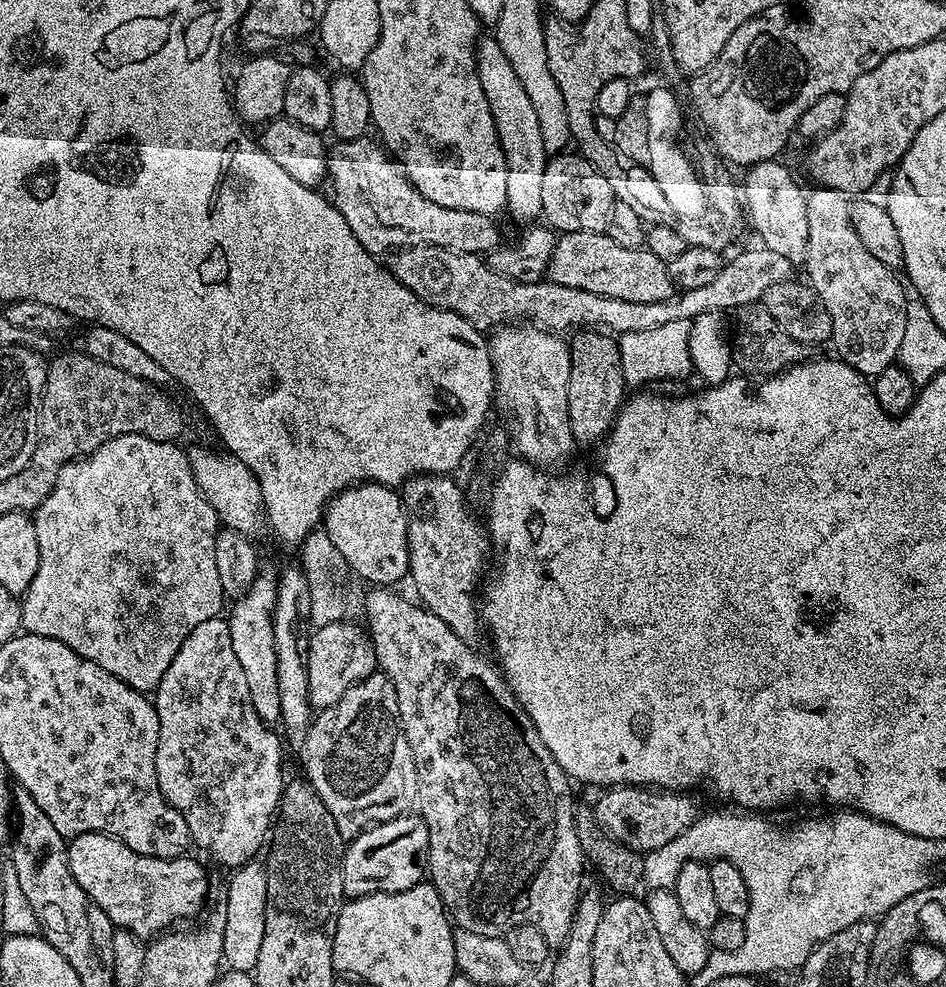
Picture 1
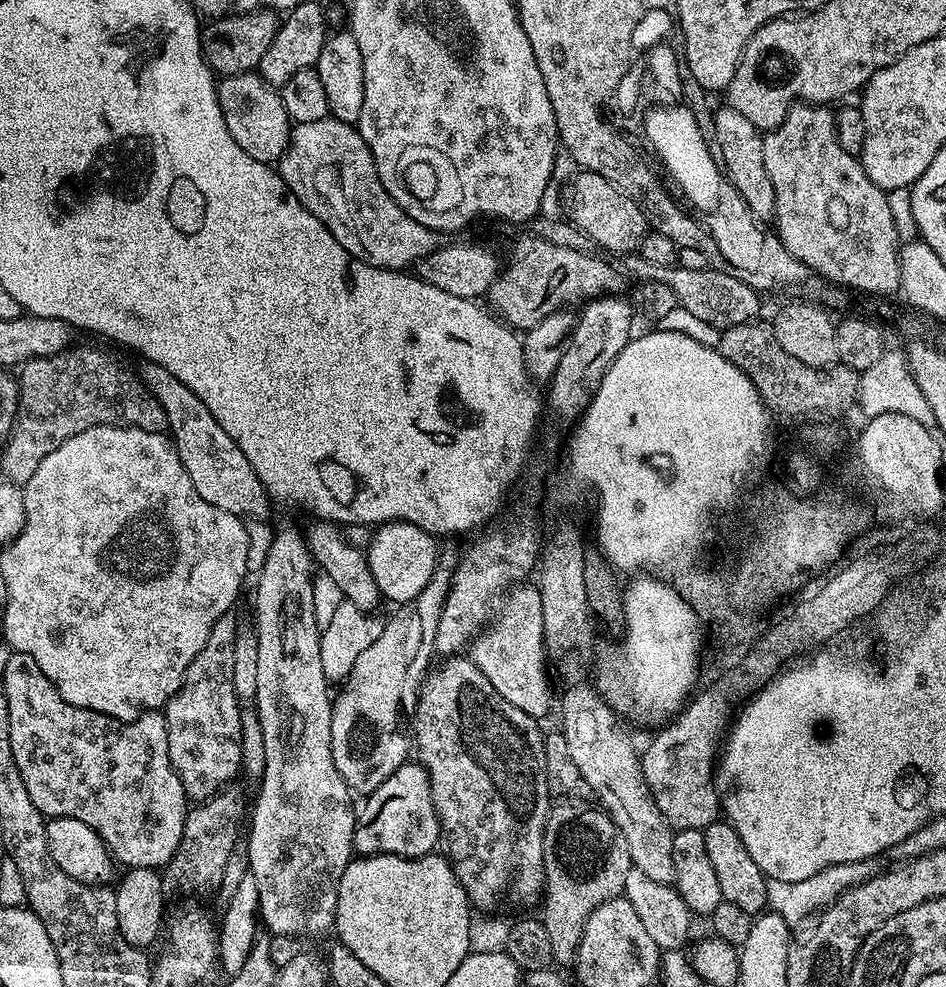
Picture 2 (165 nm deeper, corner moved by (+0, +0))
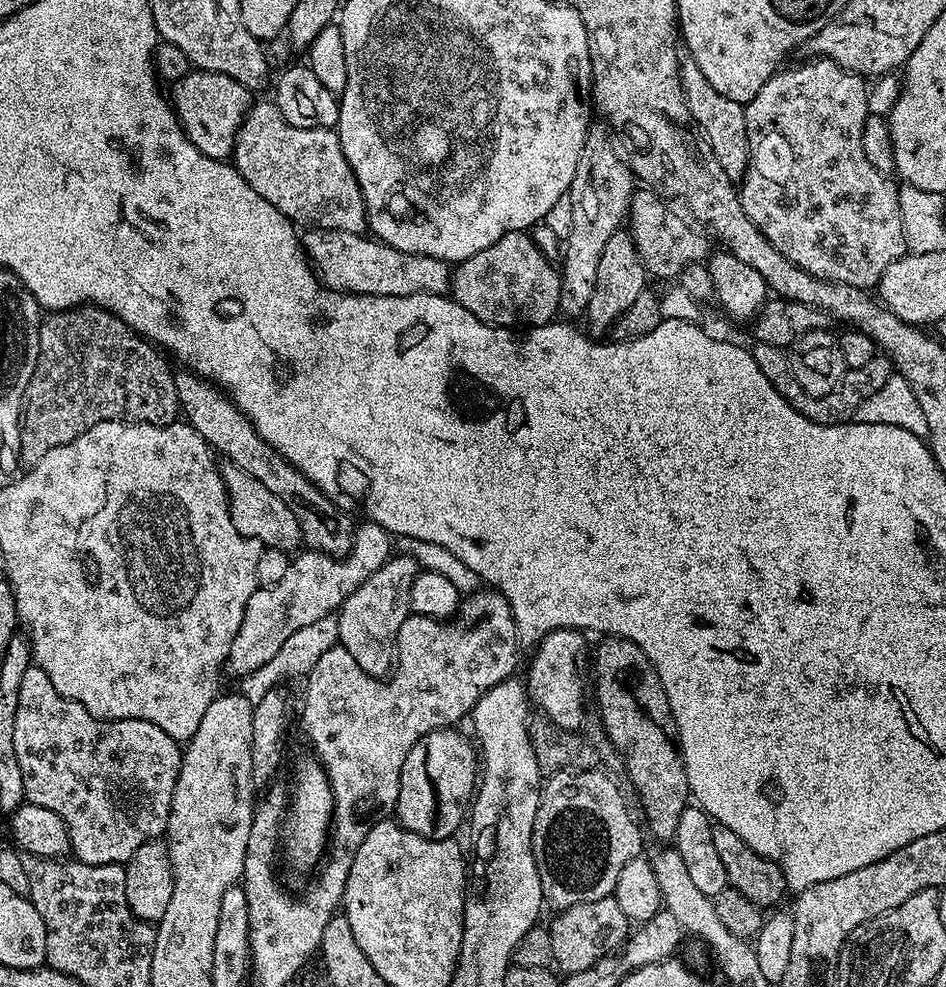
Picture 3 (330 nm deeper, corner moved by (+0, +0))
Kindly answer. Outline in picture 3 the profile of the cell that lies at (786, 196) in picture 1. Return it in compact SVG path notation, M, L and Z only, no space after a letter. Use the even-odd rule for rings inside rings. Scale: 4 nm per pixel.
M690 58L681 63L680 78L682 90L685 92L686 105L689 106L689 114L694 124L700 127L698 132L708 152L716 160L717 166L725 170L728 178L734 182L743 180L752 157L750 142L746 138L744 105L718 94L718 90L710 86L706 74L702 74L702 70L698 70L698 66Z

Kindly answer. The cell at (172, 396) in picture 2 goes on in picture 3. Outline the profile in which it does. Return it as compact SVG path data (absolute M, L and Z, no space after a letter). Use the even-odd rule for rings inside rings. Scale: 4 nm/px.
M221 463L220 477L228 491L228 509L234 522L234 530L238 530L238 534L254 538L264 548L273 548L287 554L295 553L301 547L298 521L294 519L290 506L282 502L282 498L277 498L271 490L262 486L262 482L258 482L258 478L250 478L246 470L233 464Z

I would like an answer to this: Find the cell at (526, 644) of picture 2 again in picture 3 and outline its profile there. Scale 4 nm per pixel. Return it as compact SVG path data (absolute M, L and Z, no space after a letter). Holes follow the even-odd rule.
M575 628L546 633L531 653L532 661L528 664L528 676L526 675L529 701L535 707L537 704L540 707L537 709L547 716L550 722L554 722L554 726L562 726L562 730L571 732L577 731L581 727L579 724L584 720L584 676L580 673L580 663L584 660L584 639L585 633Z

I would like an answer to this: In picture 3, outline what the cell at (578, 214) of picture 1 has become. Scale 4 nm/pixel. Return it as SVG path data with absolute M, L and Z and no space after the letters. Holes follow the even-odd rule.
M647 186L633 191L632 201L628 203L626 228L632 233L636 253L640 255L645 273L649 277L657 276L660 280L679 277L686 266L707 261L710 255L709 237L704 237L699 227L691 228L672 208L675 207L665 203Z

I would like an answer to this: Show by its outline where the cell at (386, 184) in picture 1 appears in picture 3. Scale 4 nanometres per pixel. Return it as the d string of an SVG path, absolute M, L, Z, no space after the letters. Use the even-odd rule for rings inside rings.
M257 101L249 109L236 136L232 162L245 182L266 198L287 221L304 228L345 230L363 235L367 231L366 206L357 178L342 150L337 131L326 127L294 127L286 122L275 101Z

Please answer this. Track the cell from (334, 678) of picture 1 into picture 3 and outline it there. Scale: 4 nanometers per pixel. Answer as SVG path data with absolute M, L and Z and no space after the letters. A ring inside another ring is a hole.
M393 555L383 566L346 602L340 607L337 615L339 644L354 657L357 668L367 676L384 678L393 671L396 659L396 639L398 630L402 630L402 622L410 615L408 606L408 592L412 589L412 583L416 577L418 565L414 558L401 555Z

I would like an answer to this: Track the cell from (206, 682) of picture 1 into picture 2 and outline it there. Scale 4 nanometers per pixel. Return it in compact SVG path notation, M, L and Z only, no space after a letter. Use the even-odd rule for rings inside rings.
M229 614L214 622L214 630L202 650L190 662L180 689L169 698L162 711L168 741L170 762L178 774L189 801L203 802L221 788L233 783L241 771L242 742L240 714L242 702L234 690L234 642L238 625Z

